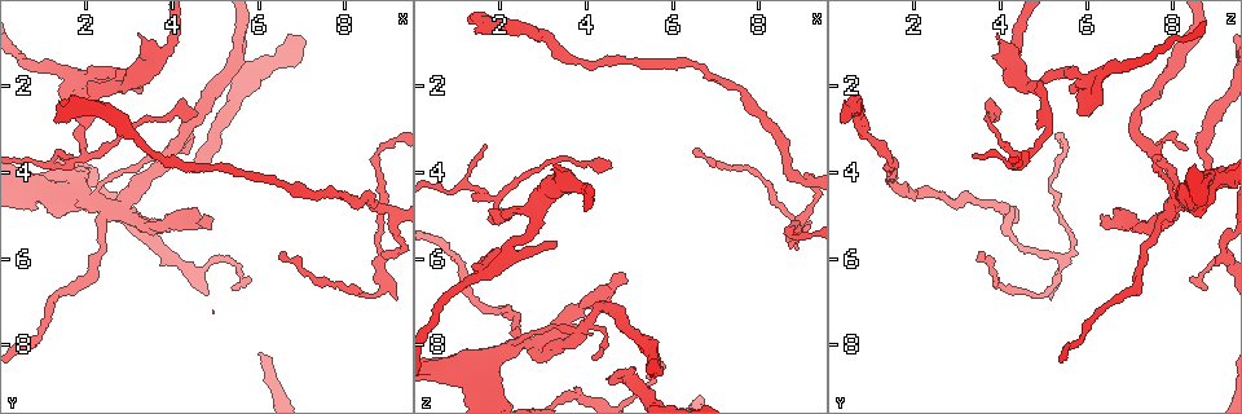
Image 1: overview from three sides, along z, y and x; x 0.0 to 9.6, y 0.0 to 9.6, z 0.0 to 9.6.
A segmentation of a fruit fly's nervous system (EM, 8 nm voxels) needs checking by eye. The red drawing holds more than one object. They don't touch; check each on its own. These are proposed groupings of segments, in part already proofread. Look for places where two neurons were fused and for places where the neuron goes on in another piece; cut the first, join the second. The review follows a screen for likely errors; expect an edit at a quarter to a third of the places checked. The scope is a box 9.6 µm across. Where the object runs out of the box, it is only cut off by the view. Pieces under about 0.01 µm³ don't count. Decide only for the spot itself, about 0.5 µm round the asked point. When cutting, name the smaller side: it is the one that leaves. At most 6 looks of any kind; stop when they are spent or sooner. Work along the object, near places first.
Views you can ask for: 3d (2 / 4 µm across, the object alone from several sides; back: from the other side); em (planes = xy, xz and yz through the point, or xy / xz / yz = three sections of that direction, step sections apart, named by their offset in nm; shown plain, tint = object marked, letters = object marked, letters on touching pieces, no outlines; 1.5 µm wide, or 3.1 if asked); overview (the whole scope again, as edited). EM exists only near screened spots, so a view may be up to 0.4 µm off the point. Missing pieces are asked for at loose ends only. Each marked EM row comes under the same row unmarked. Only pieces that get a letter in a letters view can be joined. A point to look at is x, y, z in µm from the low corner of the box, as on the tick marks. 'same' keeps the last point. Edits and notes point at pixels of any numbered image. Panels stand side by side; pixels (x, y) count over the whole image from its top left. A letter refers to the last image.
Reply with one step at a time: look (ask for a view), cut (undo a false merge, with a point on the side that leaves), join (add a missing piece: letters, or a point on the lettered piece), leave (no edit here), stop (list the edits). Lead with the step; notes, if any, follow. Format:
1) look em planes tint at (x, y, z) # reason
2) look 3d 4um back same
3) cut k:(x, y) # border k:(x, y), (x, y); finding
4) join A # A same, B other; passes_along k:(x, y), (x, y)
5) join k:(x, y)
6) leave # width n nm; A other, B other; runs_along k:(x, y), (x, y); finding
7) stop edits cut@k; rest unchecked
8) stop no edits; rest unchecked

look 3d 4um at (5.80, 6.45, 8.45) # tapers out

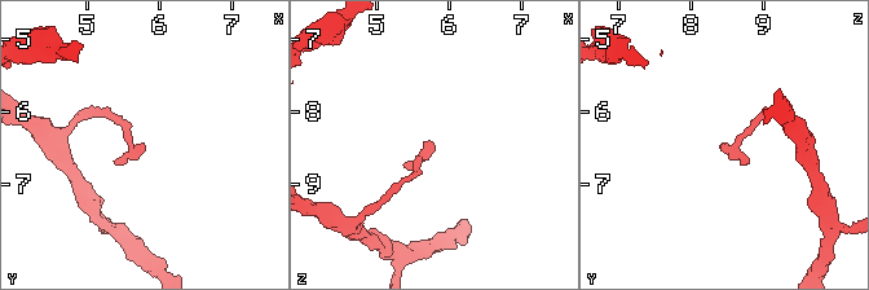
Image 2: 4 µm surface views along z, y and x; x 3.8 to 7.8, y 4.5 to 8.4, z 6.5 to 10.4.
look em xz step 8 tint at (5.80, 6.45, 8.40)

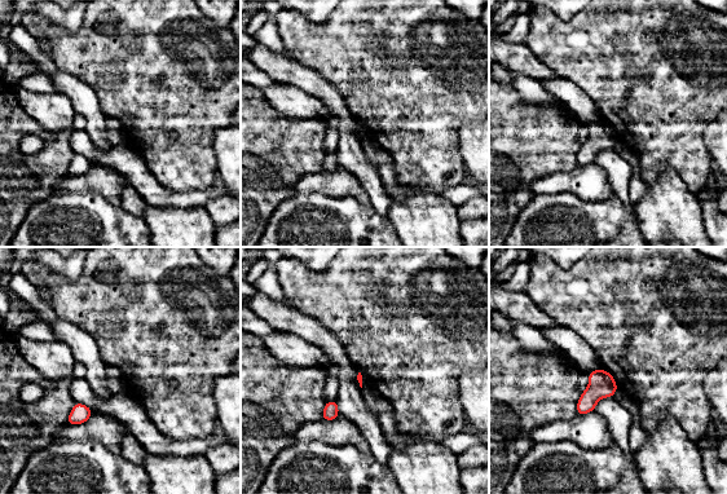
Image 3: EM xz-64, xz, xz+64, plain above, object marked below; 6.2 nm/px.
look em planes letters same

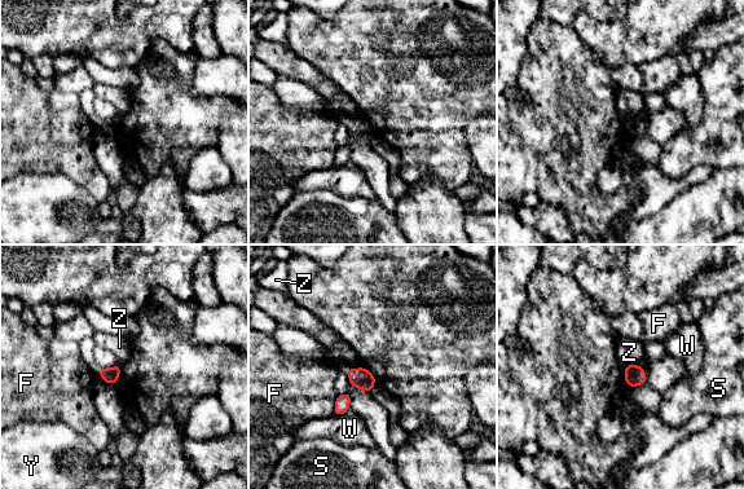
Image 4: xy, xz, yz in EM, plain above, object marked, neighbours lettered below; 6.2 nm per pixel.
leave # F other, S other, W other, Y other, Z other; none of them fits

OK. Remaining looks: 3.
look 3d 4um at (4.45, 4.05, 8.85) # an open end

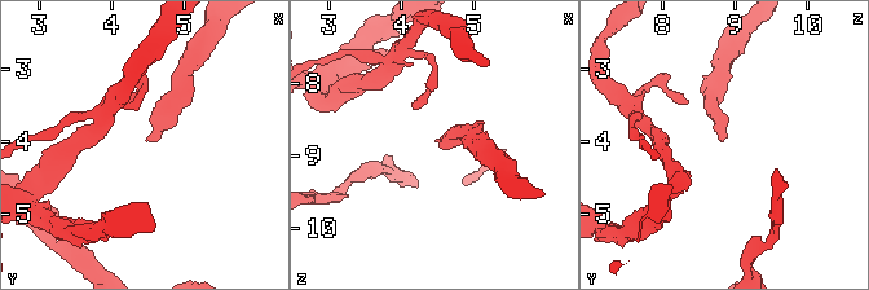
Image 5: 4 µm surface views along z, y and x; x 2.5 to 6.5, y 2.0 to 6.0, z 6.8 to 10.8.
look em planes letters at (4.50, 4.05, 8.80) # shape alone is not enough

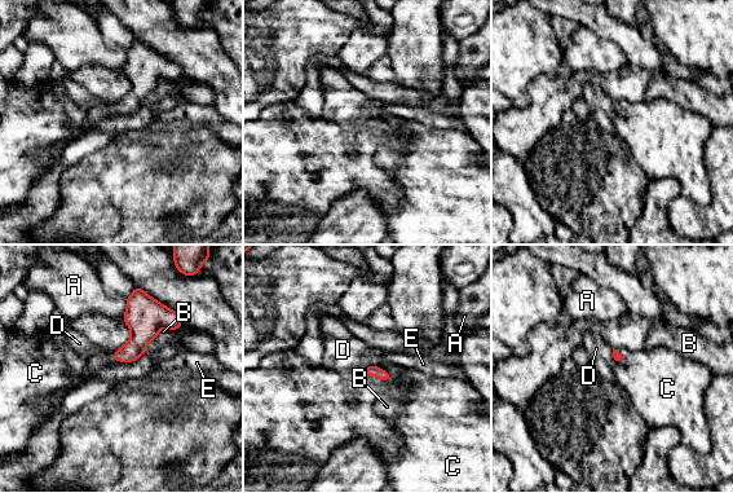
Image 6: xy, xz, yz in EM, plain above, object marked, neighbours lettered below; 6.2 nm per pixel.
join D # A other, B other, C other, D same, E other; passes_along 6:(372, 370), (366, 368), (344, 352); it goes on there

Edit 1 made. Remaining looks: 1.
stop edits join@6; rest unchecked

